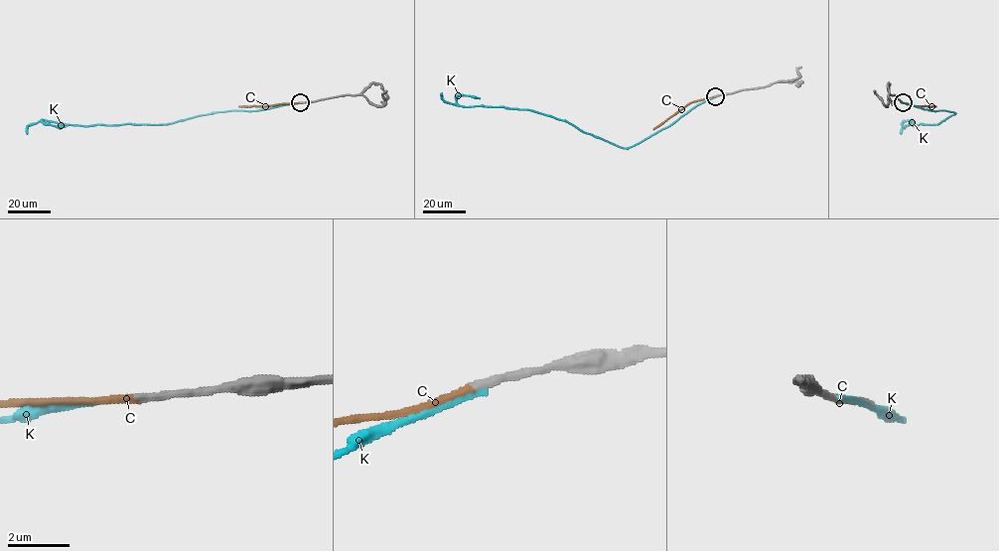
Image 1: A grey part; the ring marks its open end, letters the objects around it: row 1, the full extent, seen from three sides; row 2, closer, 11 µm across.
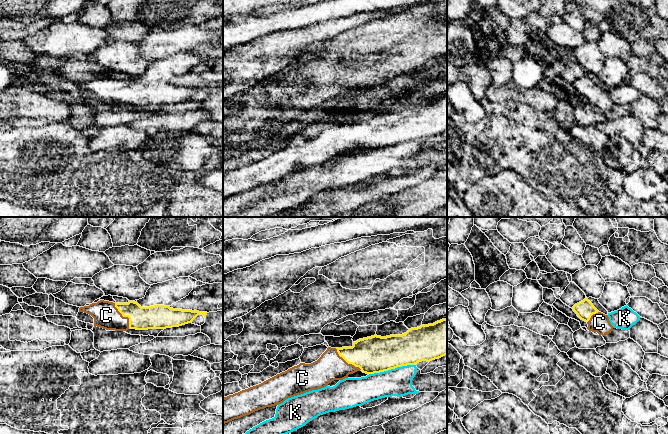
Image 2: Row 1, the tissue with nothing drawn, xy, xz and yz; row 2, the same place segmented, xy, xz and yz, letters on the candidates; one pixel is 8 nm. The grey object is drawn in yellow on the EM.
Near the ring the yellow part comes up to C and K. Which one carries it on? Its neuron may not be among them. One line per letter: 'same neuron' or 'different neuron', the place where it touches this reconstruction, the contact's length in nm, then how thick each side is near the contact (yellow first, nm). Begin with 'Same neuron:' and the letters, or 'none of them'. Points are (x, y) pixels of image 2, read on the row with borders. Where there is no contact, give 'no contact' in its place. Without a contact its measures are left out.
Same neuron: C
C: same neuron; contact xy (124, 316); length 240 nm; calibres 190 and 200 nm
K: different neuron; contact xz (391, 368); length 380 nm; calibres 300 and 220 nm

